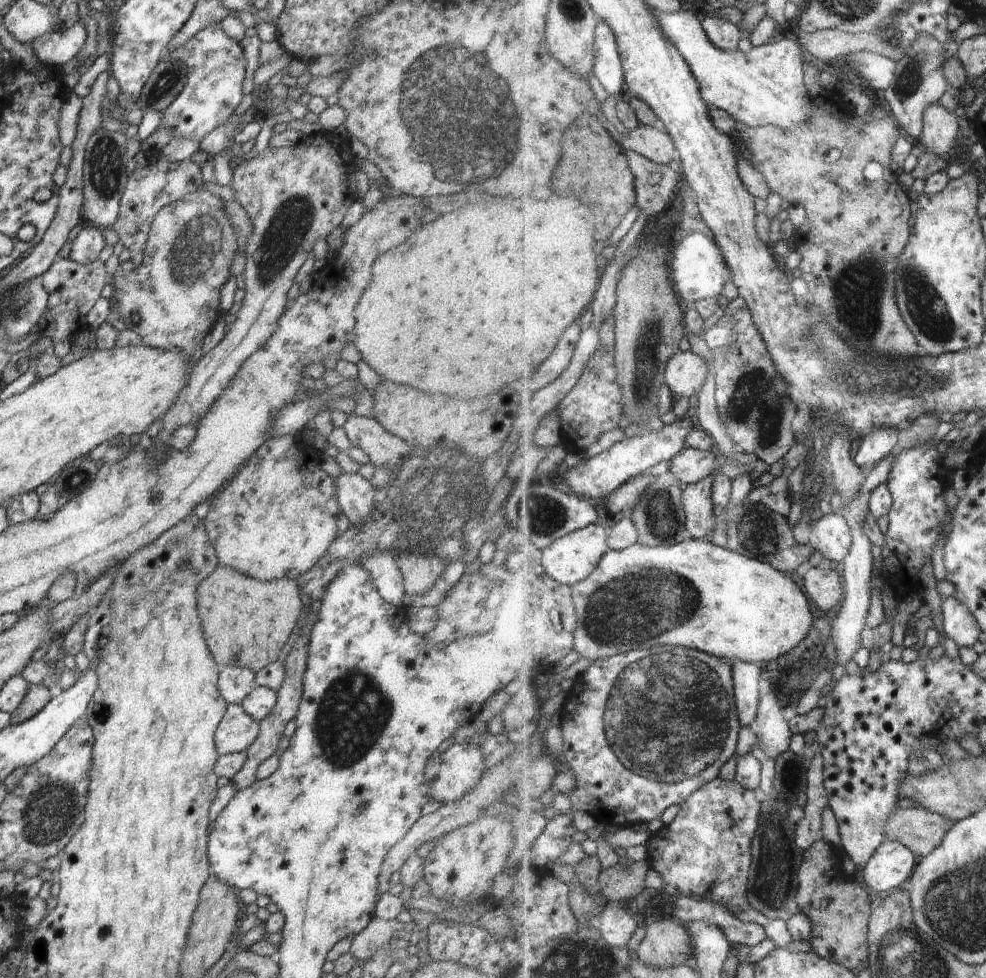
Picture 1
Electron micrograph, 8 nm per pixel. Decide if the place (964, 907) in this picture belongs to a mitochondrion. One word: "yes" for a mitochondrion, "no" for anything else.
yes

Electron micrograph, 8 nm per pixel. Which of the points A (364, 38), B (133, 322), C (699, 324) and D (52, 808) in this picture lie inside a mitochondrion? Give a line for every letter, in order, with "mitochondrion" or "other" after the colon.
A: other
B: other
C: other
D: mitochondrion

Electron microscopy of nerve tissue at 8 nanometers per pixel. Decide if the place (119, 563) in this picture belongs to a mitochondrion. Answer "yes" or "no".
no

